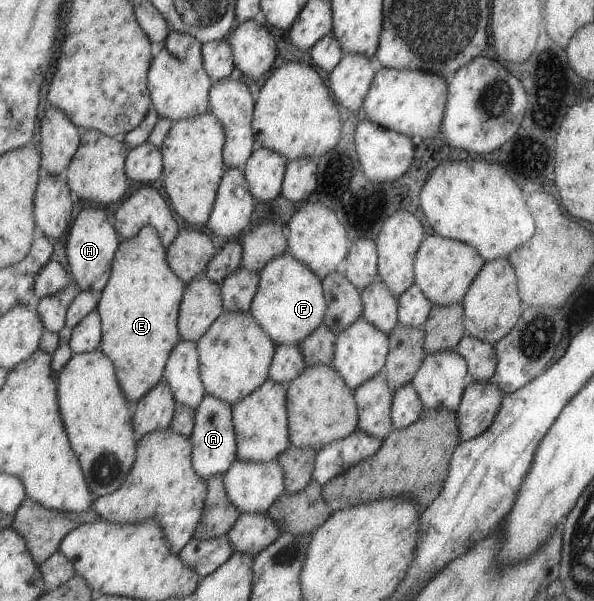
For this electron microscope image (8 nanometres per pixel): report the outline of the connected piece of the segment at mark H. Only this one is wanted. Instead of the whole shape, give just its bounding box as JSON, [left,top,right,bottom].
[67,207,119,292]

